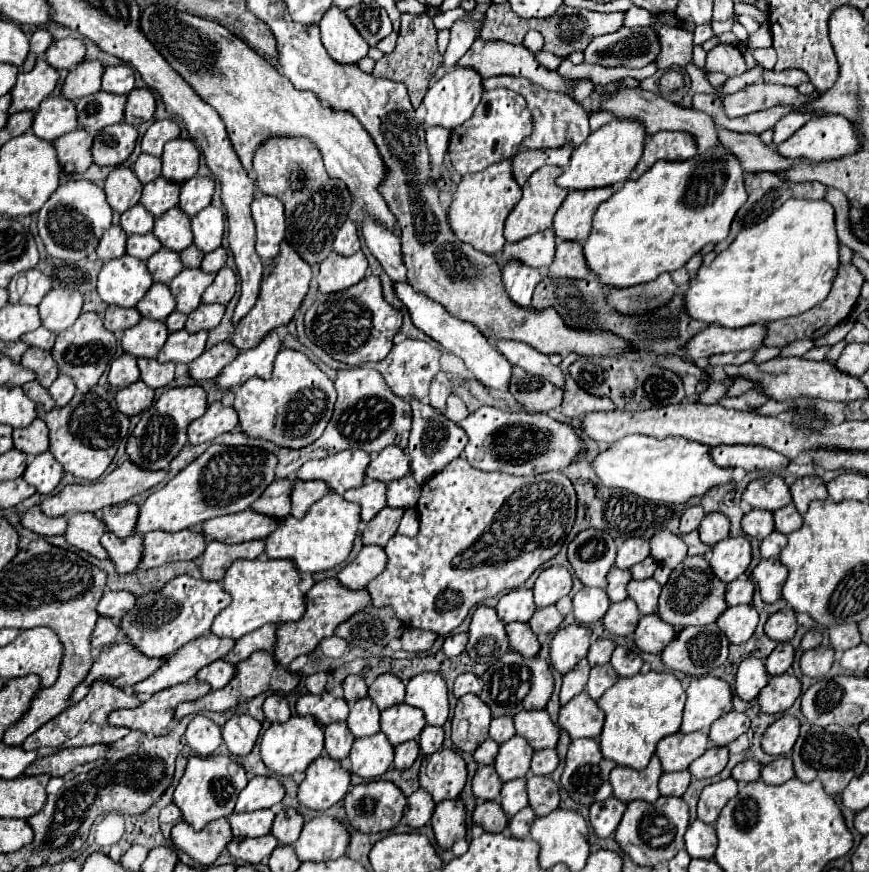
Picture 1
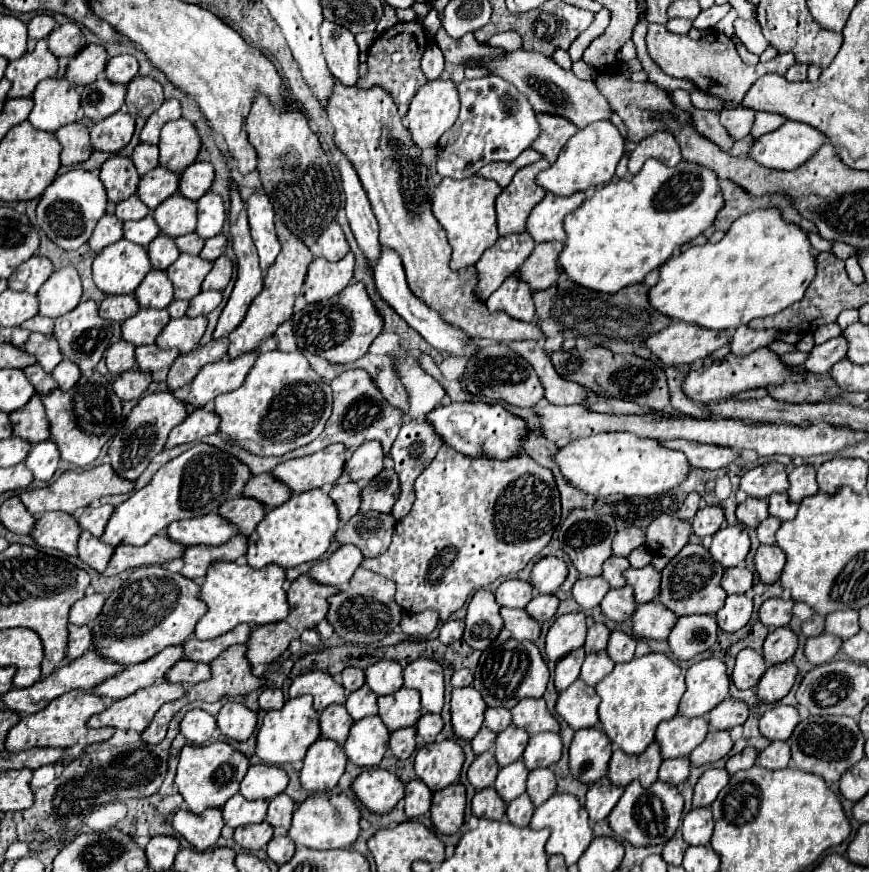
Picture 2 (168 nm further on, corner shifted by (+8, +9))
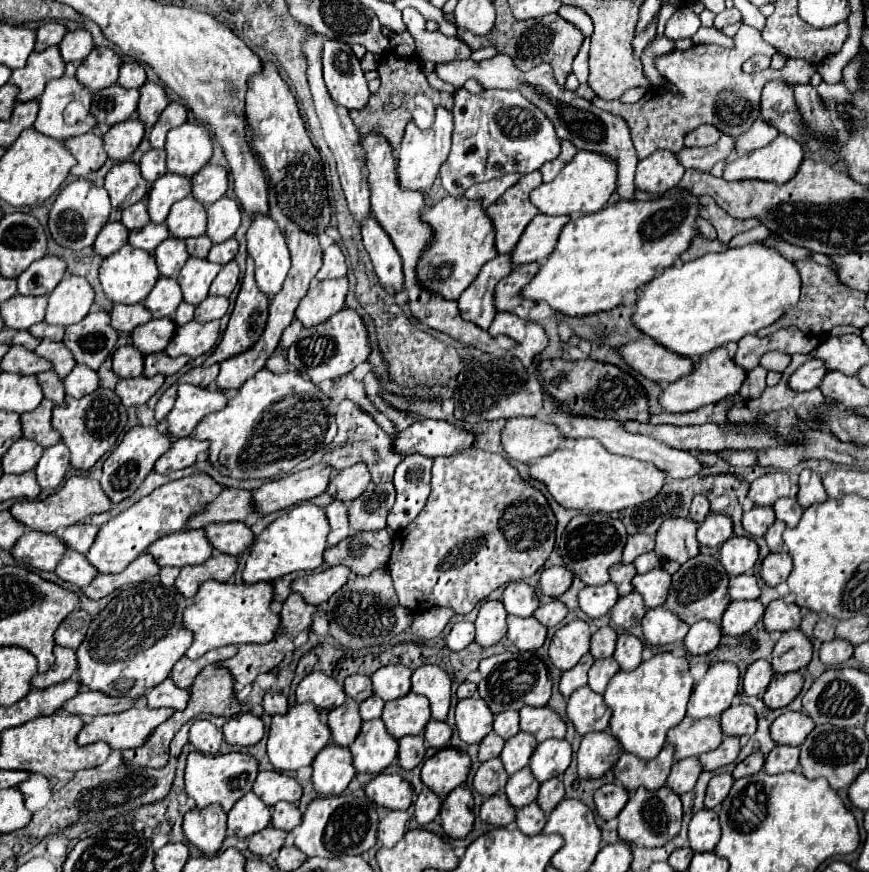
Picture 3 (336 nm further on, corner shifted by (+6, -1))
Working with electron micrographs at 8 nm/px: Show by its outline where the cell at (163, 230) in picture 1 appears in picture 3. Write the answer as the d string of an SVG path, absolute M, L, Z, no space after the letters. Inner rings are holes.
M191 195L175 203L167 215L167 227L169 233L177 239L189 239L199 237L205 233L207 217L205 217L205 205L197 203Z

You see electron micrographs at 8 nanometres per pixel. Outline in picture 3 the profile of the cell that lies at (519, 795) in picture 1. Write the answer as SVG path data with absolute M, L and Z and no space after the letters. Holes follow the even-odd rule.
M529 767L511 775L505 785L505 795L515 809L521 809L523 805L529 805L531 801L535 801L537 791L539 791L539 781L531 775Z

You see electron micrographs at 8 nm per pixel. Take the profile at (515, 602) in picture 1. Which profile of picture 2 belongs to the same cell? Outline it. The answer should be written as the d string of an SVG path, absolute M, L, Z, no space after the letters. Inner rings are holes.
M507 579L495 591L495 599L501 607L527 607L533 597L533 587L529 581Z

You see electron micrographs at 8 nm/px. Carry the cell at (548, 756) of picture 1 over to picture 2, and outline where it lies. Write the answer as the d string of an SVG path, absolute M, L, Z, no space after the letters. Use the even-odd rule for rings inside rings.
M537 733L529 739L529 745L525 747L523 761L527 769L539 769L539 767L551 767L561 759L563 741L559 733Z

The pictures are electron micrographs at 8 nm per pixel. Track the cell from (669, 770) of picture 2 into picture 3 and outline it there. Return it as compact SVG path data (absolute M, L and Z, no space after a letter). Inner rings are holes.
M687 757L683 761L677 761L667 777L667 787L673 789L677 795L683 795L695 787L701 771L703 769L699 767L699 761L695 757Z

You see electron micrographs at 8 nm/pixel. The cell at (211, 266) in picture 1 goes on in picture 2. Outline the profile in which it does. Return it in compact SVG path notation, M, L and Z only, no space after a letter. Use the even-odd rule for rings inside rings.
M217 235L213 239L207 239L207 243L205 243L205 247L203 247L203 251L199 255L203 259L207 259L207 261L215 261L217 257L223 255L225 245L227 245L227 237L225 235Z

